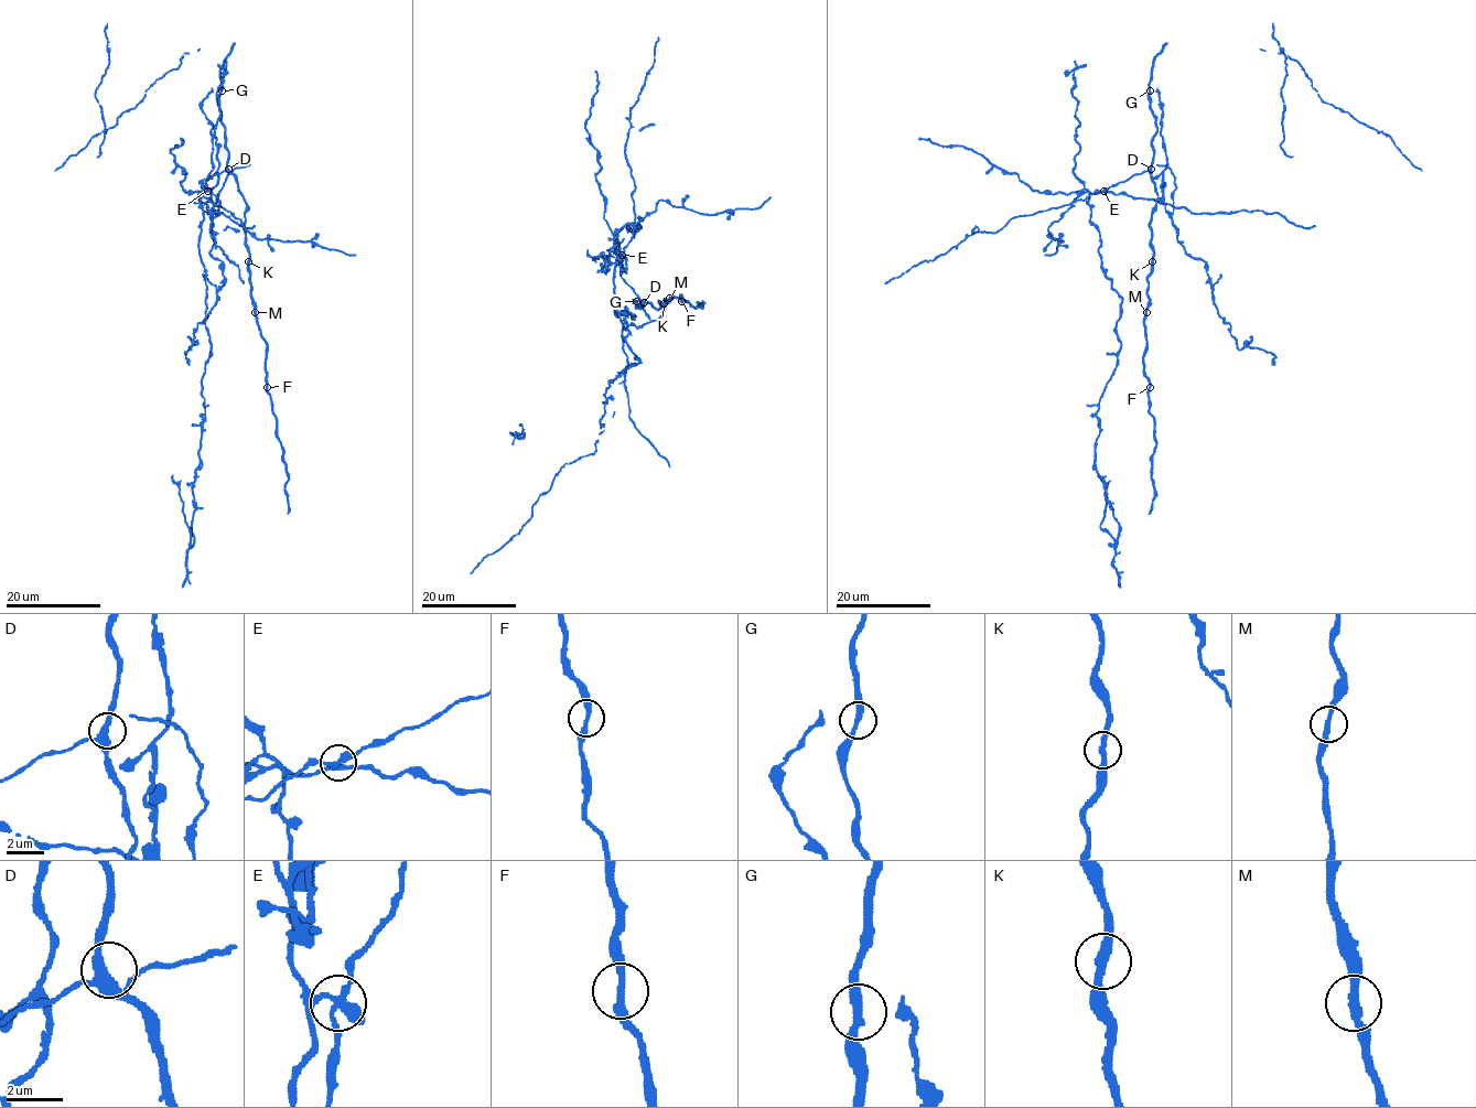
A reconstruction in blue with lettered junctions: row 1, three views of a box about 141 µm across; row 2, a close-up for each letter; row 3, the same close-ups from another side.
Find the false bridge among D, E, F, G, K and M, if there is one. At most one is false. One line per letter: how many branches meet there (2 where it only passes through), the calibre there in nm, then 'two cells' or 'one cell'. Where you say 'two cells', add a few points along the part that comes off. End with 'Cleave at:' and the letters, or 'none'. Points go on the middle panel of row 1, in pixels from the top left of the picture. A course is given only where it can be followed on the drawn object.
D: 3 branches meet; 360 nm thick; one cell
E: 3 branches meet; 280 nm thick; two cells; foreign part runs (622, 255), (615, 240), (621, 275), (620, 248), (611, 249), (605, 270), (603, 251), (598, 259), (588, 249)
F: 2 branches meet; 280 nm thick; one cell
G: 2 branches meet; 320 nm thick; one cell
K: 2 branches meet; 300 nm thick; one cell
M: 2 branches meet; 280 nm thick; one cell
Cleave at: E

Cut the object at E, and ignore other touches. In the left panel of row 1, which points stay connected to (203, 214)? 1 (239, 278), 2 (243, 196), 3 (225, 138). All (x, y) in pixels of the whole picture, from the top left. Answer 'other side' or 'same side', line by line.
1: other side
2: other side
3: other side

